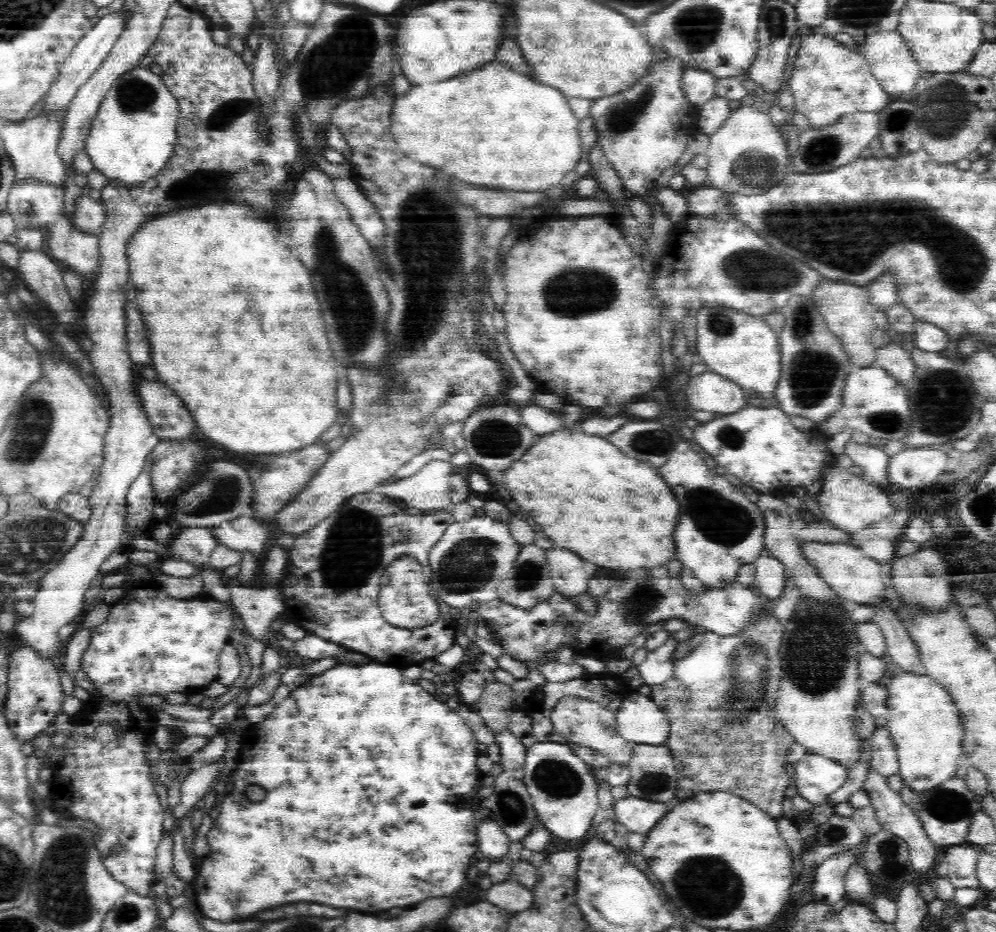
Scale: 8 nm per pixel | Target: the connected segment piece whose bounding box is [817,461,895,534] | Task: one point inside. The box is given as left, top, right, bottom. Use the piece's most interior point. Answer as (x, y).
(866, 504)

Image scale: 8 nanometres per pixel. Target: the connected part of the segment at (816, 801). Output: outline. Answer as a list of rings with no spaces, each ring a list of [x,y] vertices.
[[[806,753],[794,768],[797,794],[814,806],[825,805],[827,796],[838,790],[851,774],[848,766],[818,753]]]

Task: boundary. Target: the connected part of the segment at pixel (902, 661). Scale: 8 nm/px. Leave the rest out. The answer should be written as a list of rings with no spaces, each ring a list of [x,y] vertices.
[[[875,607],[874,620],[884,633],[887,644],[887,655],[892,660],[892,667],[901,671],[913,672],[914,666],[920,662],[921,654],[916,643],[905,632],[901,620],[886,609],[886,607]]]

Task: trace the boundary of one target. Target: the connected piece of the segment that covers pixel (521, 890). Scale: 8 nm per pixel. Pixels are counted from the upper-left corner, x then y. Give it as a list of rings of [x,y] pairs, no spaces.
[[[517,880],[492,883],[483,895],[488,898],[488,901],[511,914],[528,910],[533,903],[533,892]]]

